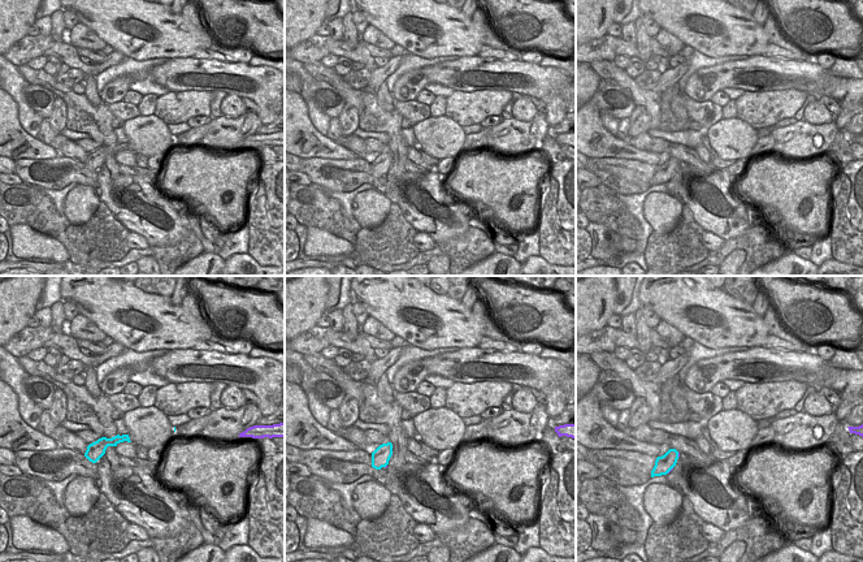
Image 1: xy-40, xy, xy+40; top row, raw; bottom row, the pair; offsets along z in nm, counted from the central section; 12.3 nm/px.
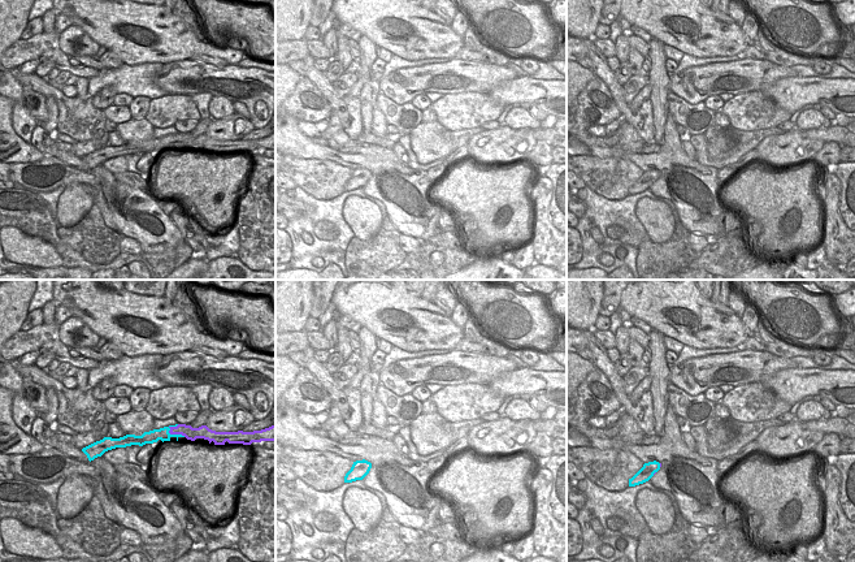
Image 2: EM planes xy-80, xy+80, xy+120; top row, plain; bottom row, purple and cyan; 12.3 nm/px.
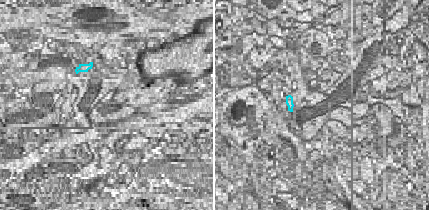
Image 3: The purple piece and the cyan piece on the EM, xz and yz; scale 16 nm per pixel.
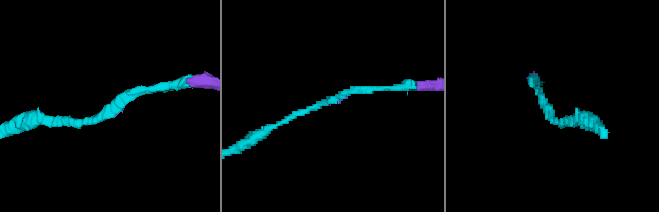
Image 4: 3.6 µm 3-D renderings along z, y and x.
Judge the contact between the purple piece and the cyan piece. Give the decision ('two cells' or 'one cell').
one cell

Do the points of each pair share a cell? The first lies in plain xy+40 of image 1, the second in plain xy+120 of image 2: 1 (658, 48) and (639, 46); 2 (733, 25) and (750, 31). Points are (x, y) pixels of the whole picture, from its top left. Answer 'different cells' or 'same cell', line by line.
1: same cell
2: different cells

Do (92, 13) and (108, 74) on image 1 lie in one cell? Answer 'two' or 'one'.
two

